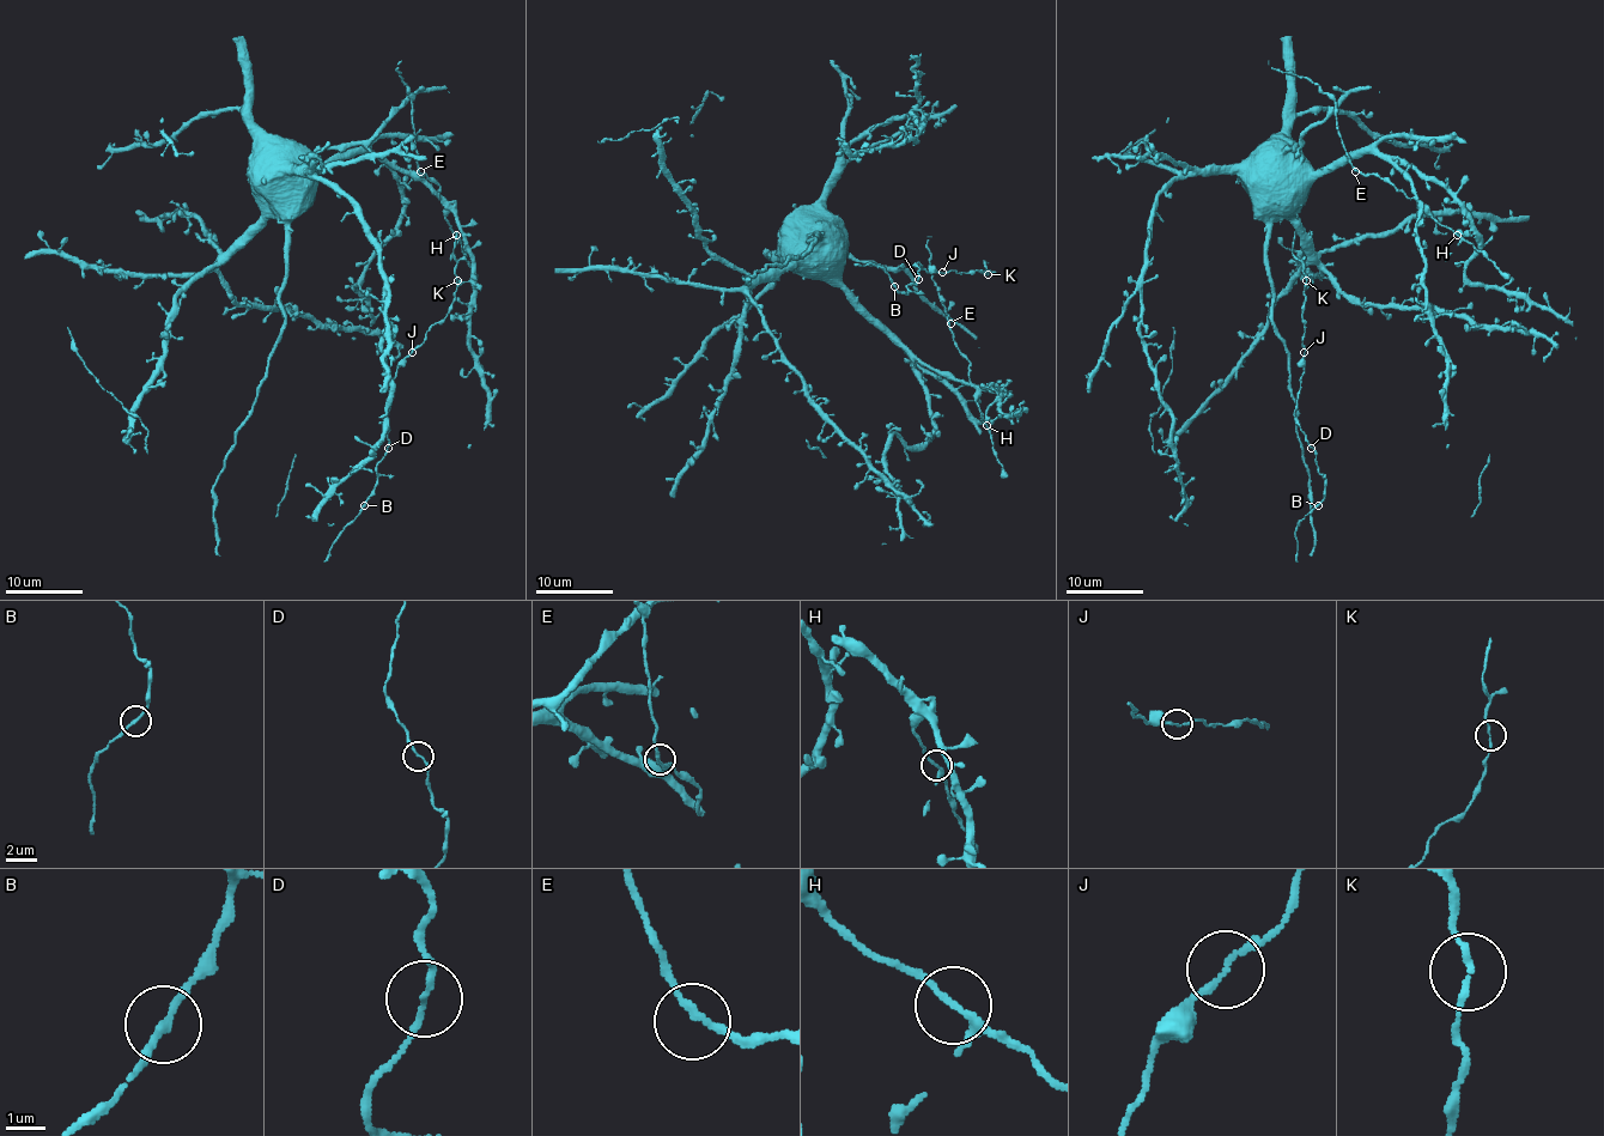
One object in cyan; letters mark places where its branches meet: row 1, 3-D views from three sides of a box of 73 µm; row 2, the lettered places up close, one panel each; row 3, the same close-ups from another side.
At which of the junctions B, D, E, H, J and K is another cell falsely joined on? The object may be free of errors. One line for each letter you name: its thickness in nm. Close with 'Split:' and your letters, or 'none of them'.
Split: none of them

